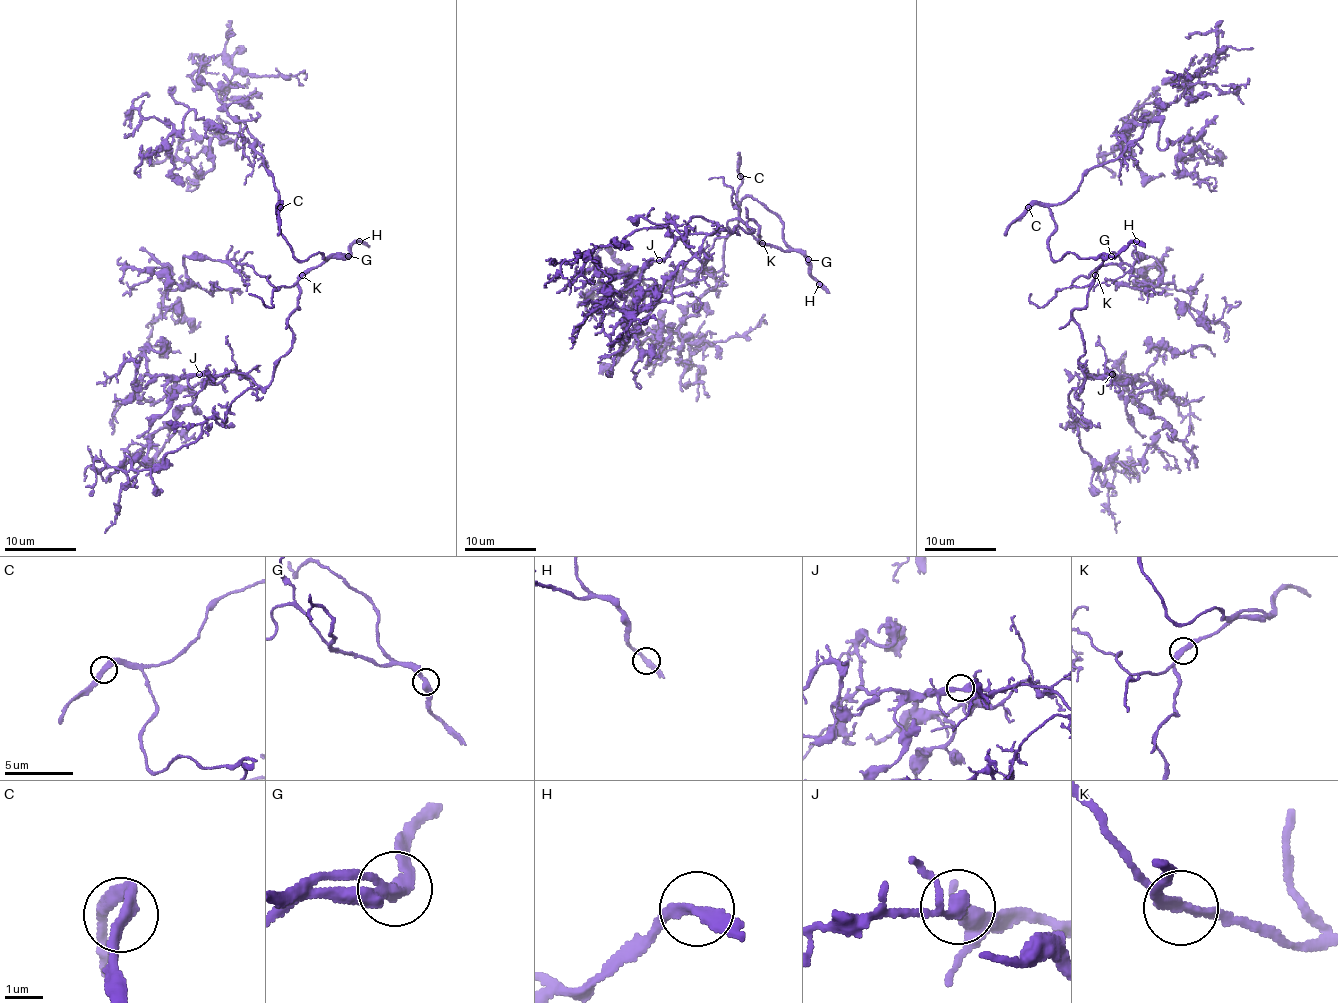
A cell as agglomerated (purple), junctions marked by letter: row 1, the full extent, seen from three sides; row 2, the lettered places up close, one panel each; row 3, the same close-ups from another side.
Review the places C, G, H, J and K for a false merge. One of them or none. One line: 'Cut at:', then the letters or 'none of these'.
Cut at: none of these

